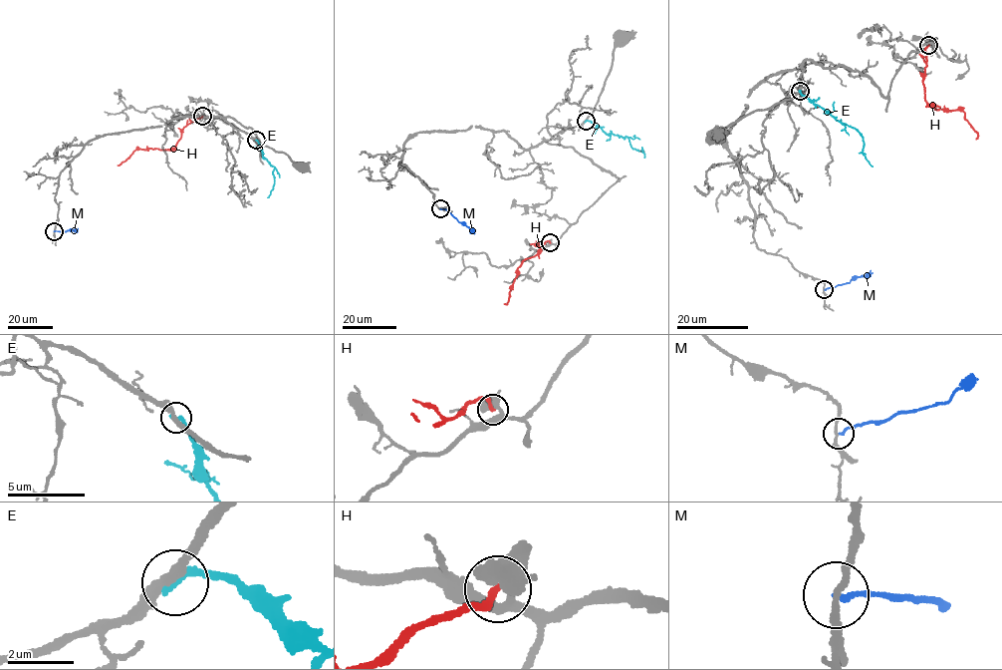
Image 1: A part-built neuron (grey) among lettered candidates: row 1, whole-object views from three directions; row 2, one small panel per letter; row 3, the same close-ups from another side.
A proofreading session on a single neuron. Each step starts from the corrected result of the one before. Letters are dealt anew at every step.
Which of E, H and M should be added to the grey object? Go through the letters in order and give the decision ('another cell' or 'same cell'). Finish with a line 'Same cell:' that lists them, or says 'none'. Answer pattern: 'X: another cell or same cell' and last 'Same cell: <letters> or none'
E: another cell
H: another cell
M: another cell
Same cell: none

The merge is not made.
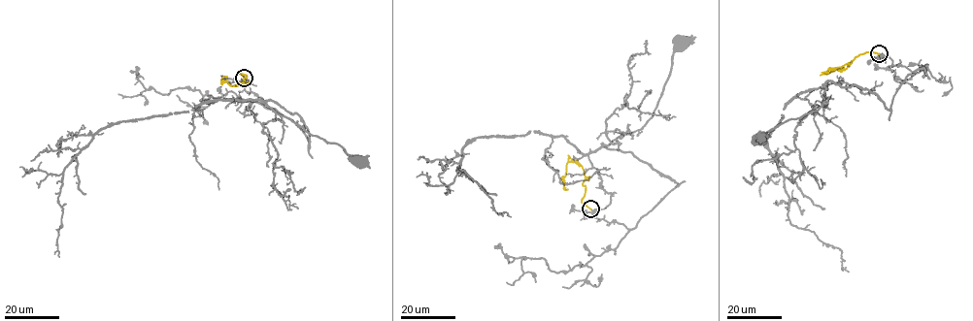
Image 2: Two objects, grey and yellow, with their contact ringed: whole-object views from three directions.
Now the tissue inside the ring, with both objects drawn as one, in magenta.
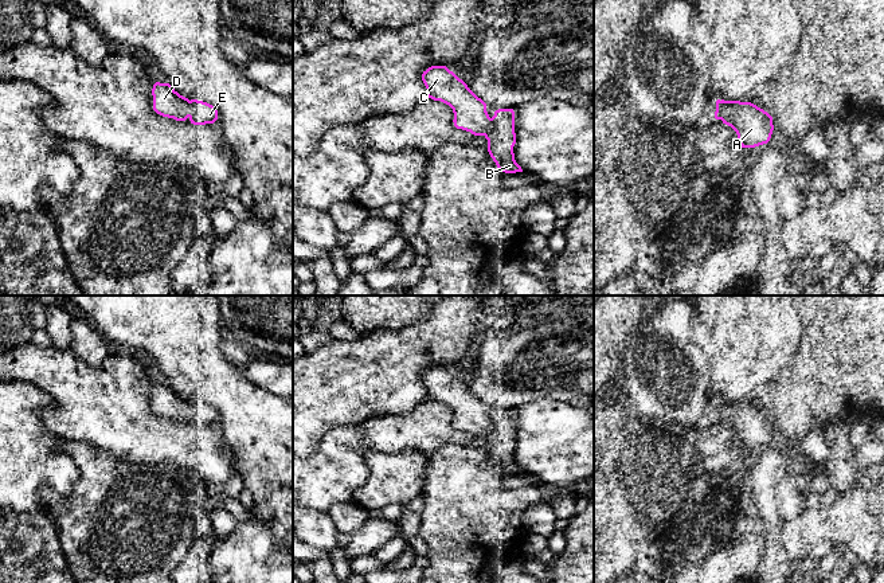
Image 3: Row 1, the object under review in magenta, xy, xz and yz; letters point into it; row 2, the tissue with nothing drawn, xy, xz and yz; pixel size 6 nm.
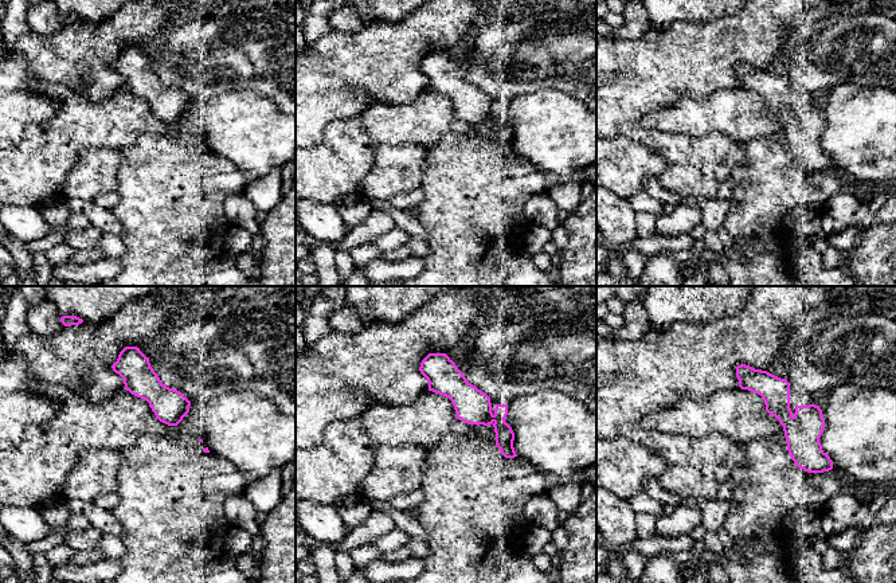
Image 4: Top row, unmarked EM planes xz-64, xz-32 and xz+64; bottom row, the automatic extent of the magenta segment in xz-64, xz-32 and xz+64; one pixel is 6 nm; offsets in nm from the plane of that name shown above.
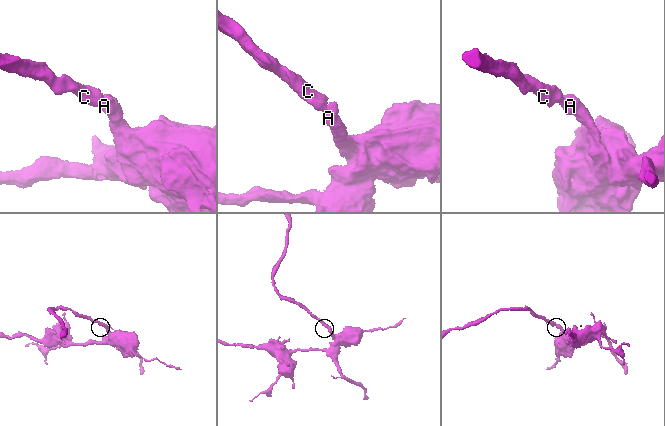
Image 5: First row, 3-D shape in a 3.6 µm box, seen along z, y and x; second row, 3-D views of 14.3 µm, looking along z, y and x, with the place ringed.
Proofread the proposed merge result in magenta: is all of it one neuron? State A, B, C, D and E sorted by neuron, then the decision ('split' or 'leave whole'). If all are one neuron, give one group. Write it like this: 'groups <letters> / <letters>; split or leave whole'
groups A B C D E; leave whole

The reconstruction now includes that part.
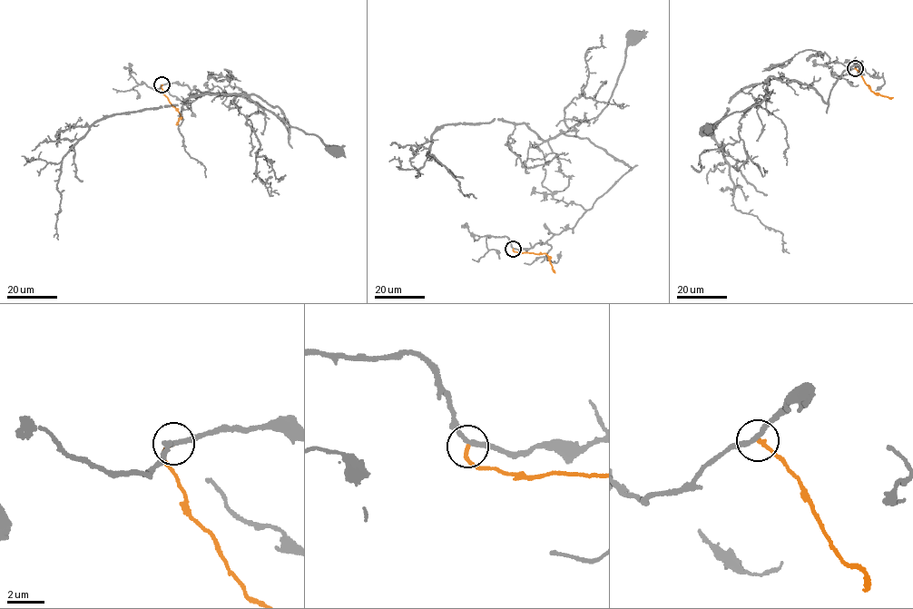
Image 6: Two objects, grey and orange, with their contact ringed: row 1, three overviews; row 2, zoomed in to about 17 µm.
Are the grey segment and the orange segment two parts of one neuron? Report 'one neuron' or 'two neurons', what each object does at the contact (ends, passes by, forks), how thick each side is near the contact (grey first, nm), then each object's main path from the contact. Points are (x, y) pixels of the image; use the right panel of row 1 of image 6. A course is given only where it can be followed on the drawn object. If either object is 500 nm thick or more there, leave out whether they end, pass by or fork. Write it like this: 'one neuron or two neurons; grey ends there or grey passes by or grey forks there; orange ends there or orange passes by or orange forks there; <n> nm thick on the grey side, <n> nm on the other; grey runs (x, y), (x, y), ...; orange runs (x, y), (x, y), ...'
two neurons; grey passes by; orange ends there; 240 nm thick on the grey side, 220 nm on the other; grey runs (854, 68), (861, 63), (845, 70), (826, 103), (797, 80), (768, 77), (760, 103), (706, 130); orange runs (855, 68), (871, 90), (893, 97)

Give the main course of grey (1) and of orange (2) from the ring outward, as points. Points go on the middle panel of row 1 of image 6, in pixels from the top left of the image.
1: (513, 249), (529, 249), (572, 229), (630, 170), (589, 140), (561, 132), (607, 105), (635, 35)
2: (513, 249), (521, 253), (544, 253), (554, 272)

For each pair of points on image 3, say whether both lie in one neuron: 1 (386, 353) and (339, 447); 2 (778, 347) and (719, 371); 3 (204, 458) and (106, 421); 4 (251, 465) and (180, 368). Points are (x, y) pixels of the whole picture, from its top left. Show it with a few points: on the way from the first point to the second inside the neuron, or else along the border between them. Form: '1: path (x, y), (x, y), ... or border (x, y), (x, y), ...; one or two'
1: border (379, 414), (331, 429), (321, 441); two
2: path (763, 347), (751, 347), (734, 364); one
3: path (180, 445), (165, 439), (144, 437), (130, 427); one
4: path (250, 438), (250, 427), (207, 384); one

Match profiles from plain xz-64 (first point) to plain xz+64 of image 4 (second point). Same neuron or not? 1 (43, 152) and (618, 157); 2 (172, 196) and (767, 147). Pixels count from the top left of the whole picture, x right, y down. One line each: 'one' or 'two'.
1: one
2: one

